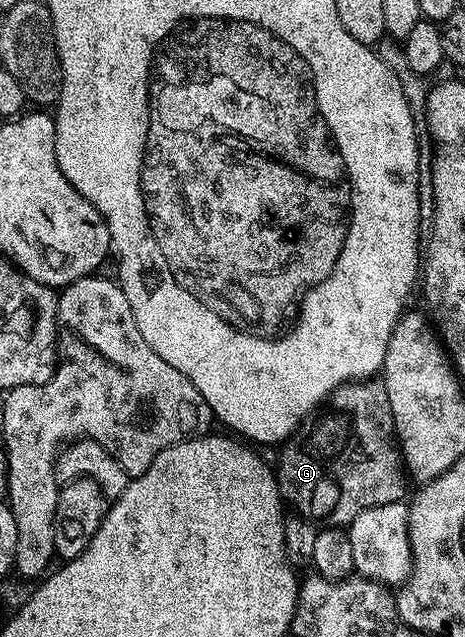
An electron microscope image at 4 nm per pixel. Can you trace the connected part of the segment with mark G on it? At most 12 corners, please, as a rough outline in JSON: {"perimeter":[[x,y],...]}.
{"perimeter":[[381,381],[347,383],[281,447],[278,492],[346,528],[403,501]]}

